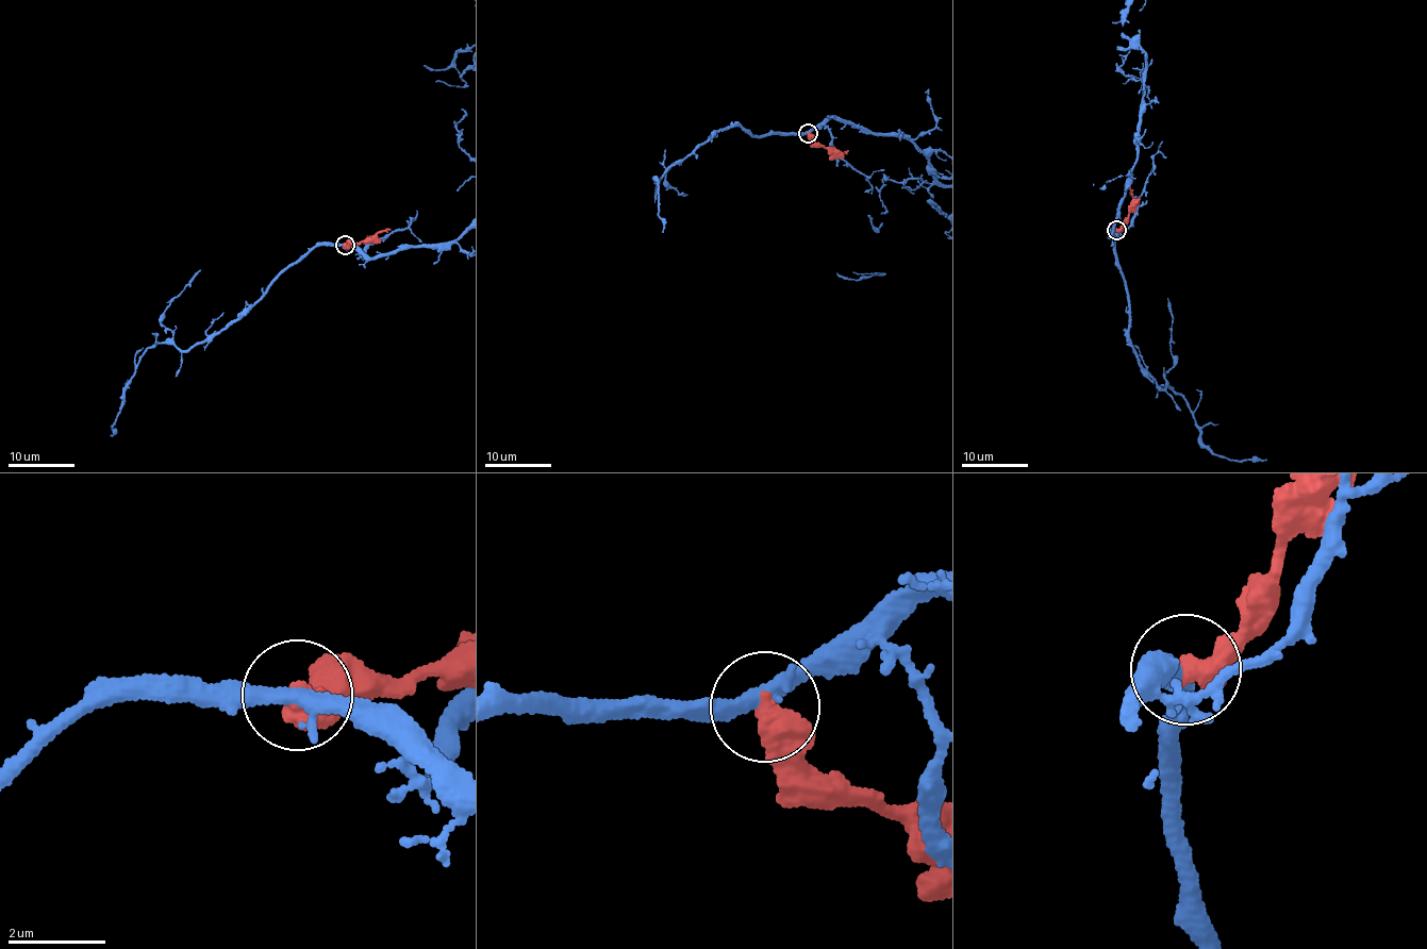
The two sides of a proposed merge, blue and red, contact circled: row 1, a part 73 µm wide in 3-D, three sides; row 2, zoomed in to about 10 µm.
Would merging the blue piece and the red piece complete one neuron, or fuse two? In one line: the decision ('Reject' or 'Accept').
Reject

